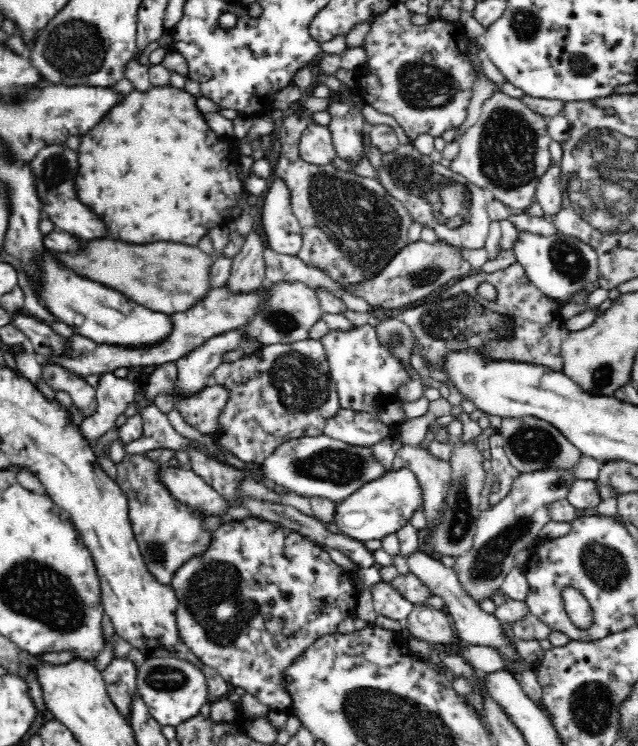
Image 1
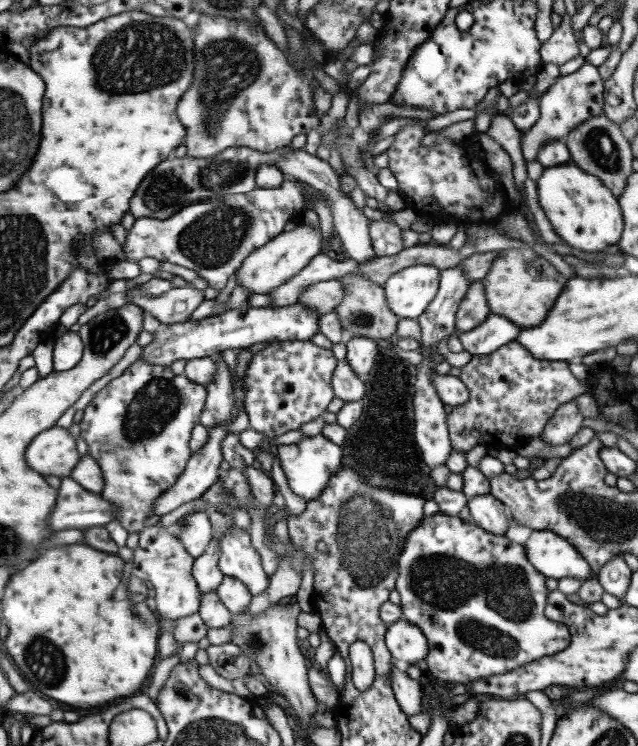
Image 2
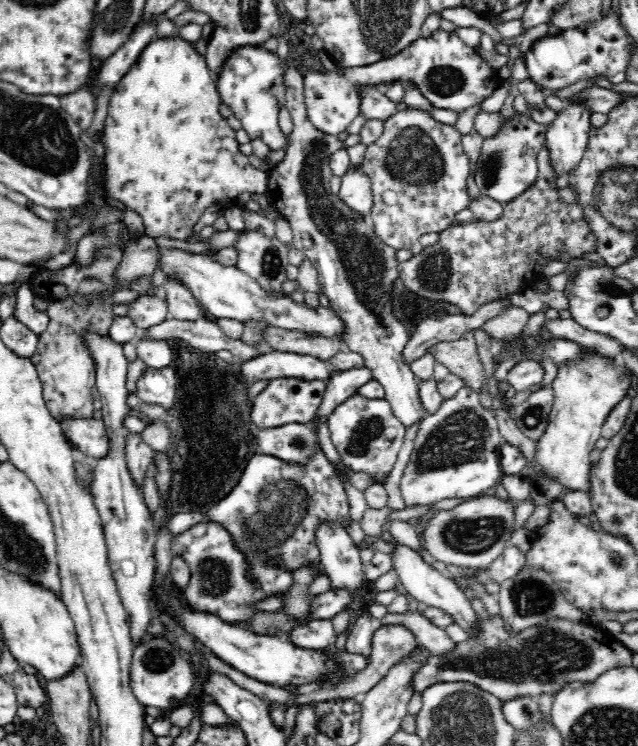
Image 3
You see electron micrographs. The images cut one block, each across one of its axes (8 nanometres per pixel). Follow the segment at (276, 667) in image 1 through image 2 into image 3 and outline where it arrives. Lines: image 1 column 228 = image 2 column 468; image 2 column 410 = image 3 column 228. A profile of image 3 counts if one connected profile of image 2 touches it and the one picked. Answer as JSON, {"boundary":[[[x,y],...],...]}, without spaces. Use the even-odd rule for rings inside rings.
{"boundary":[[[202,522],[182,532],[180,536],[176,536],[172,550],[174,558],[182,556],[182,560],[186,560],[192,574],[188,586],[180,590],[180,596],[188,606],[192,606],[198,612],[216,614],[232,626],[244,626],[242,622],[248,620],[254,612],[258,612],[252,608],[252,604],[256,600],[270,598],[260,586],[254,586],[248,580],[250,564],[246,556],[236,548],[228,530],[218,522]]]}

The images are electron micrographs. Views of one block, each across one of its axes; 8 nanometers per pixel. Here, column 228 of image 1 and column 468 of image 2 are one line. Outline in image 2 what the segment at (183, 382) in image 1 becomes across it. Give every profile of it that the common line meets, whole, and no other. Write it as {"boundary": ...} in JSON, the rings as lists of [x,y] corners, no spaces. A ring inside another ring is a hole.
{"boundary":[[[489,314],[479,326],[475,326],[471,332],[459,334],[463,350],[467,350],[471,356],[485,356],[495,352],[497,348],[513,342],[519,336],[521,328],[507,320],[505,316]]]}

